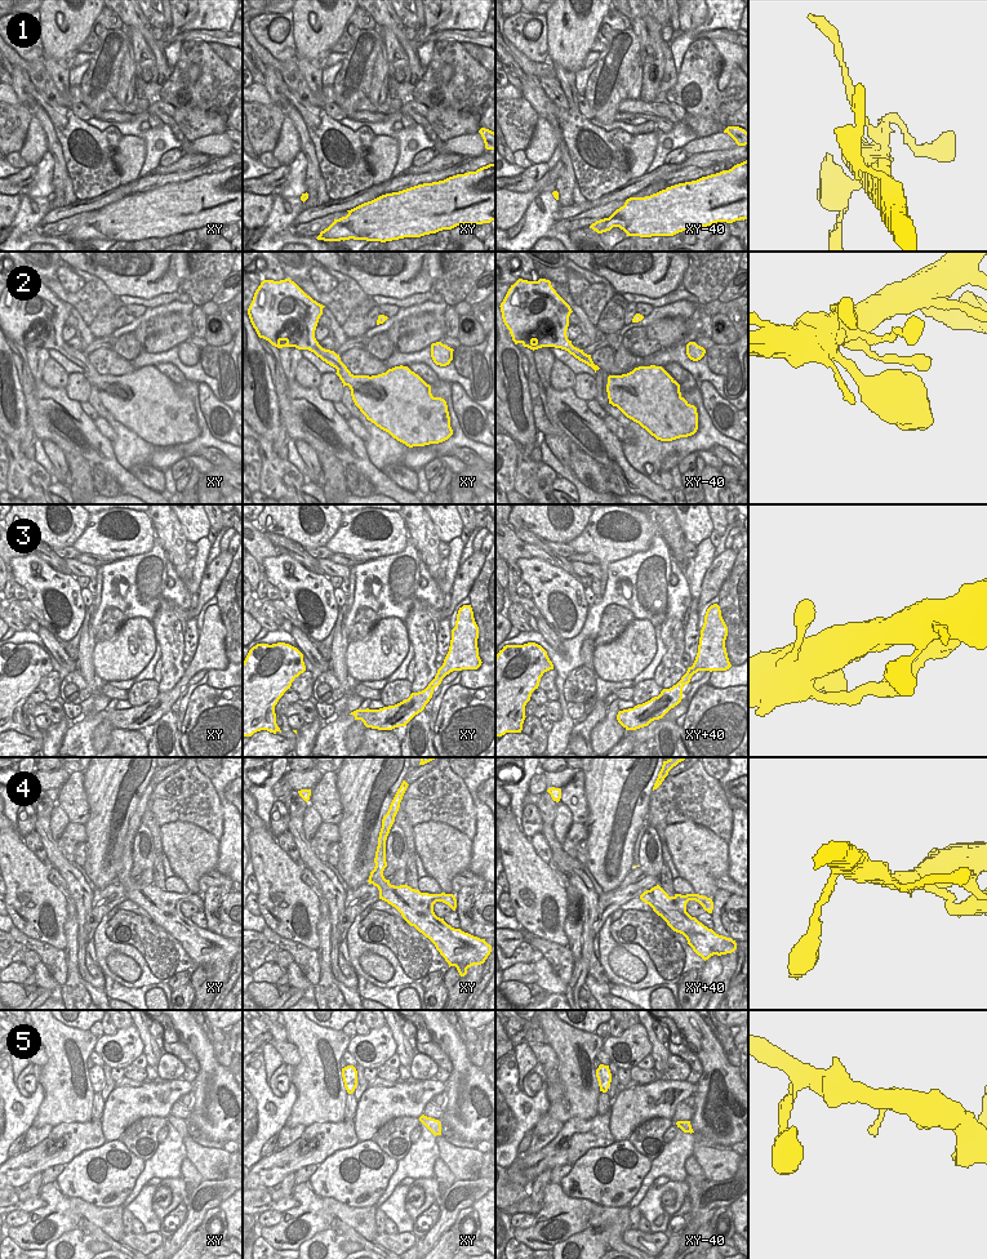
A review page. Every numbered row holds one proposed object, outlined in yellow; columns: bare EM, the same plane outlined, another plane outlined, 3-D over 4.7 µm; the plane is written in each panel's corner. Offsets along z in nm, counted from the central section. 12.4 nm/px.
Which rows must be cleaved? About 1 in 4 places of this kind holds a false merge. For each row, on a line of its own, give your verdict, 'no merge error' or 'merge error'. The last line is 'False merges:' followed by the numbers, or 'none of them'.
1: no merge error
2: no merge error
3: no merge error
4: no merge error
5: no merge error
False merges: none of them

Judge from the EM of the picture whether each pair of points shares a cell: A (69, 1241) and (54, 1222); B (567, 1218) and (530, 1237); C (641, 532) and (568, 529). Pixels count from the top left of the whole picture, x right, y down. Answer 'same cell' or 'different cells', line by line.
A: different cells
B: same cell
C: different cells

